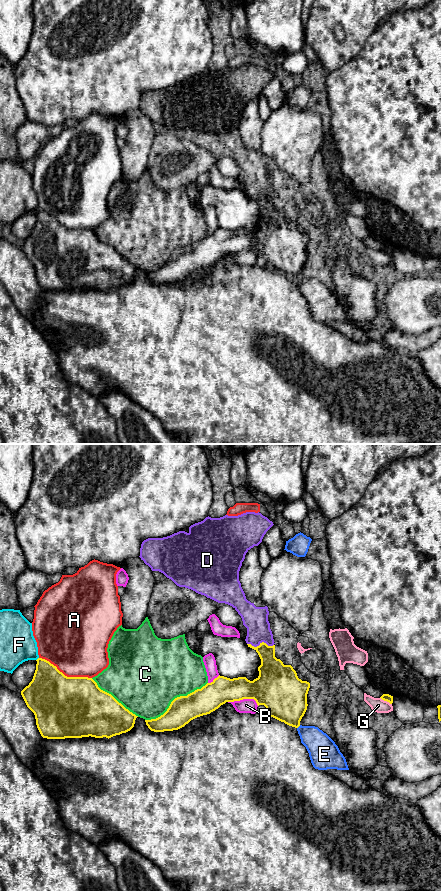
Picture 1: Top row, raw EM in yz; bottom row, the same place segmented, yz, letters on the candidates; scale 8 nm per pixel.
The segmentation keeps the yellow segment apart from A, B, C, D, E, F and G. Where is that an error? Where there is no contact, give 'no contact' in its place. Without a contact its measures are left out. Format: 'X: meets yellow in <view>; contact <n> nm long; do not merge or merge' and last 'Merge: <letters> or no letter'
A: meets yellow in yz; contact 460 nm long; do not merge
B: meets yellow in yz; contact 260 nm long; do not merge
C: meets yellow in yz; contact 600 nm long; do not merge
D: meets yellow in yz; contact 220 nm long; do not merge
E: meets yellow in yz; contact 40 nm long; do not merge
F: meets yellow in yz; contact 40 nm long; do not merge
G: meets yellow in yz; contact 110 nm long; do not merge
Merge: no letter

